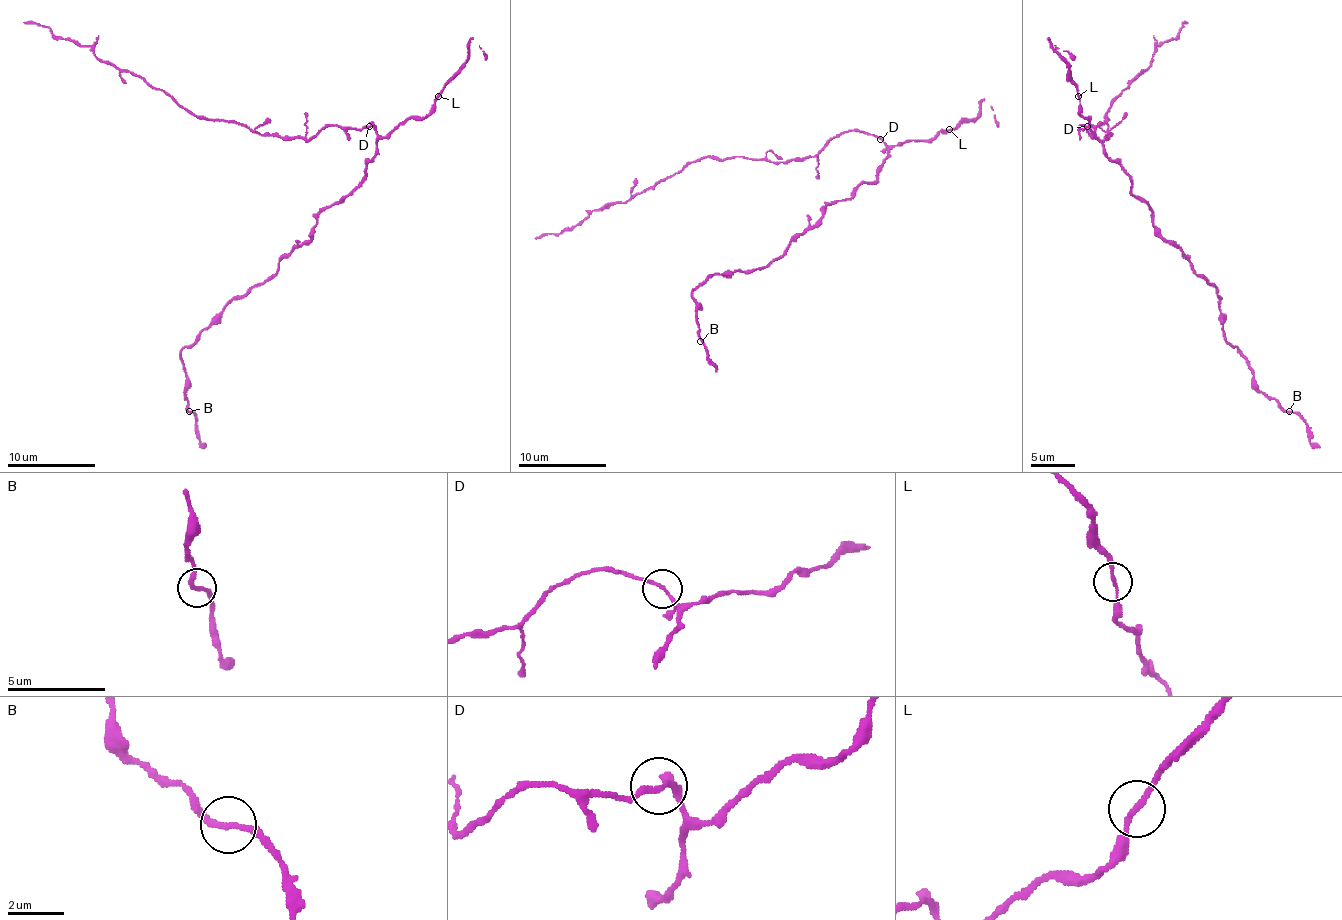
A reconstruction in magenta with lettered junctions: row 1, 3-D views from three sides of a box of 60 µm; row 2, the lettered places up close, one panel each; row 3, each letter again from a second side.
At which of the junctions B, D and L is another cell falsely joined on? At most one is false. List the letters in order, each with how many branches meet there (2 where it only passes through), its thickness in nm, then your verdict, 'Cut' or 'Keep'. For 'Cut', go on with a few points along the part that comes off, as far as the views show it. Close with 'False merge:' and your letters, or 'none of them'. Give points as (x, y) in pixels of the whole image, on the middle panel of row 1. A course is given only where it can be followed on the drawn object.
B: Branches: 2. Thickness 190 nm. Keep
D: Branches: 2. Thickness 170 nm. Keep
L: Branches: 2. Thickness 170 nm. Keep
False merge: none of them

